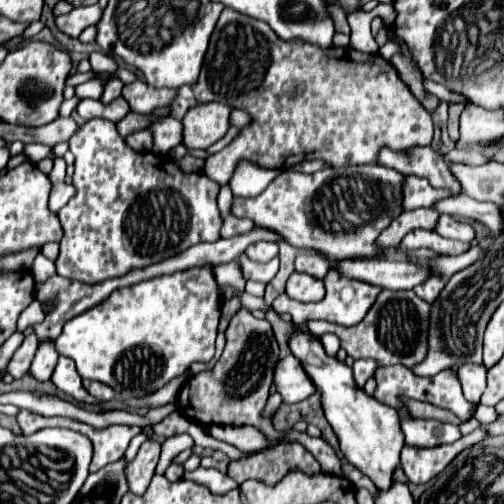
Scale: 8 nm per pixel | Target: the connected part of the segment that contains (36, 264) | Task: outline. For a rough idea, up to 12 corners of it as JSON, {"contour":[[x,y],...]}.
{"contour":[[43,253],[35,257],[31,273],[37,283],[55,273],[55,263]]}

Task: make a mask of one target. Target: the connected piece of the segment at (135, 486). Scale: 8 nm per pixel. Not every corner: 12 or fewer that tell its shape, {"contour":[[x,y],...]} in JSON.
{"contour":[[147,439],[127,465],[129,491],[143,495],[161,455],[161,443]]}

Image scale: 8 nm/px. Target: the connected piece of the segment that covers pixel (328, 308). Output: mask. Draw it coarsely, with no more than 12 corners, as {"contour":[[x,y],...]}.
{"contour":[[331,269],[327,295],[299,303],[281,293],[275,313],[295,325],[323,319],[357,325],[375,303],[381,287],[353,281]]}

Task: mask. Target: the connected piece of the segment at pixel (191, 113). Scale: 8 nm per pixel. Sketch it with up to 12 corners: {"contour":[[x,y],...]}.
{"contour":[[229,105],[183,117],[183,147],[205,151],[229,129]]}

